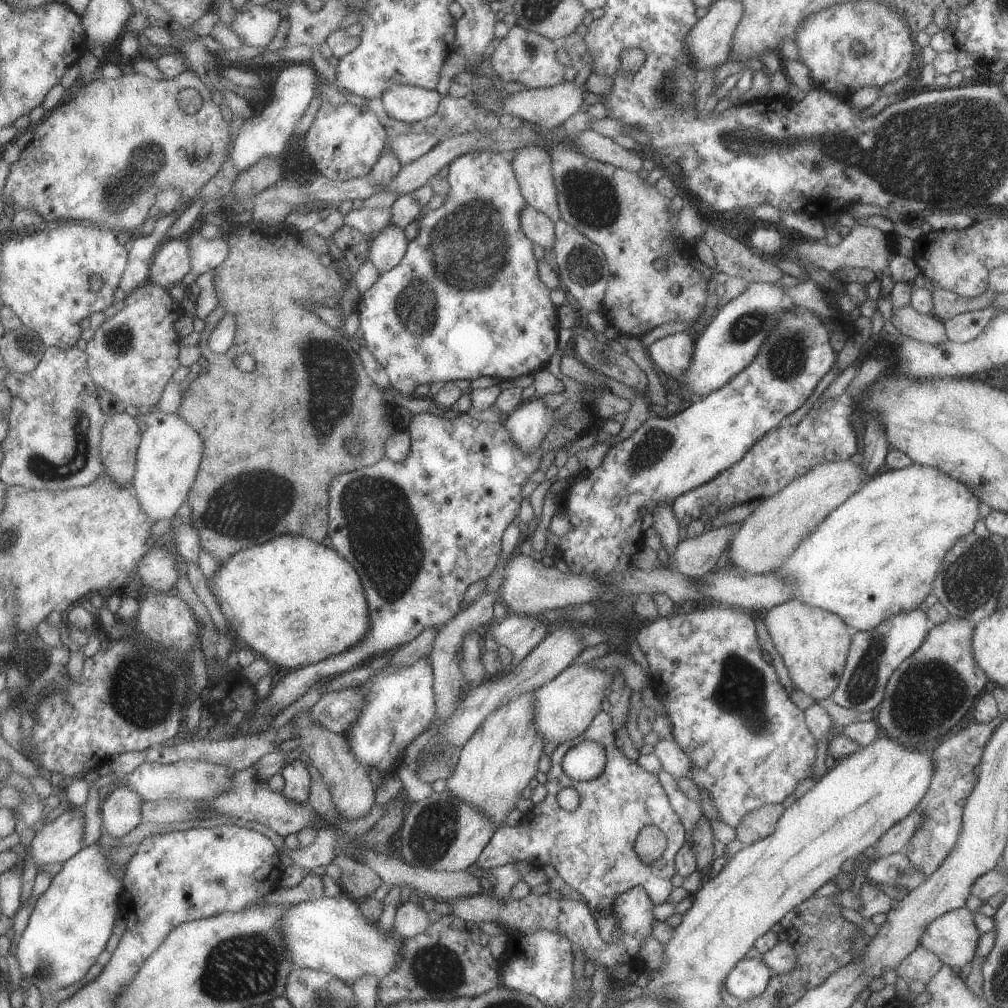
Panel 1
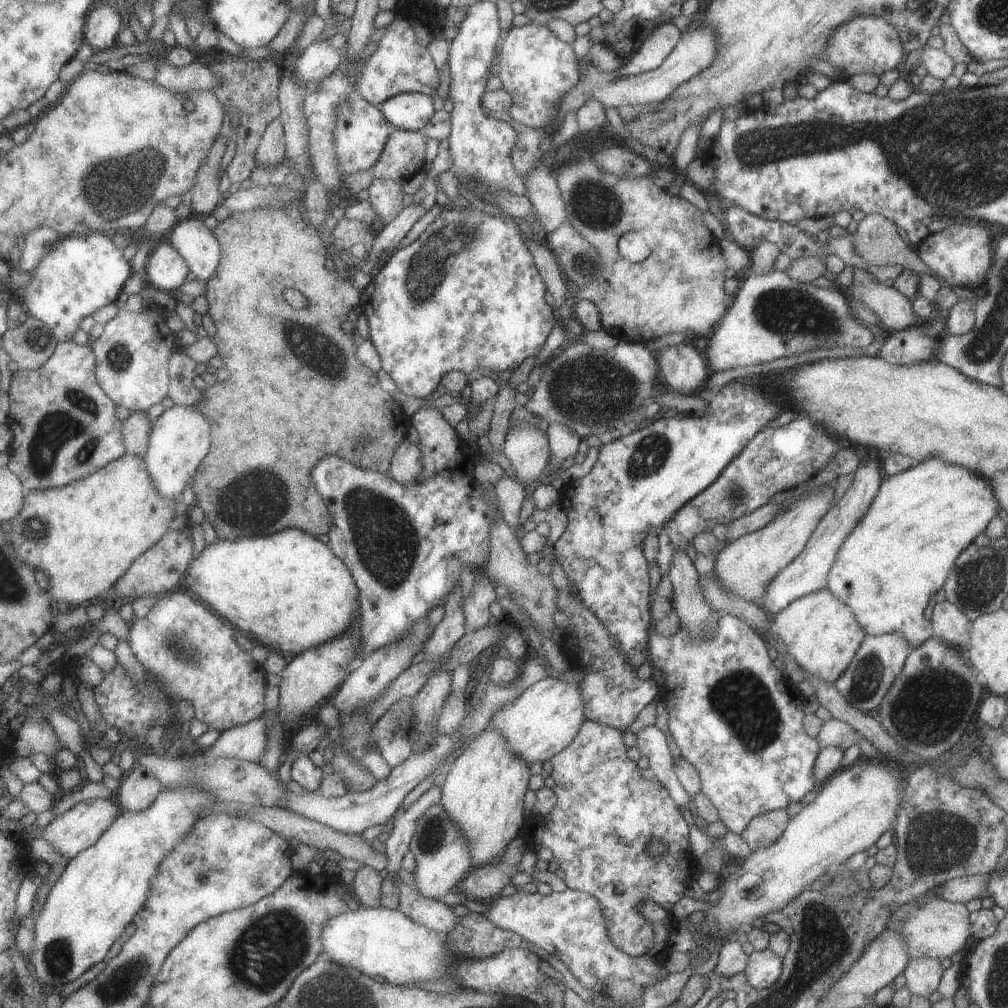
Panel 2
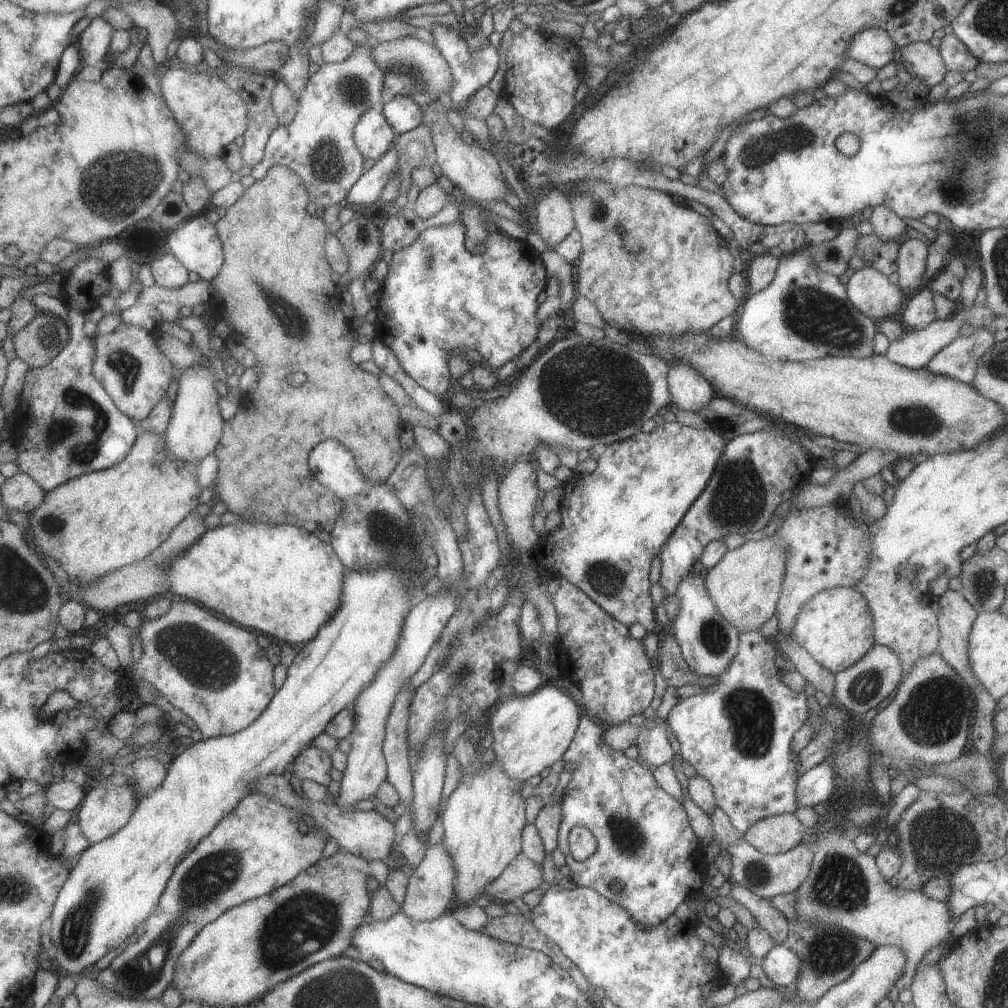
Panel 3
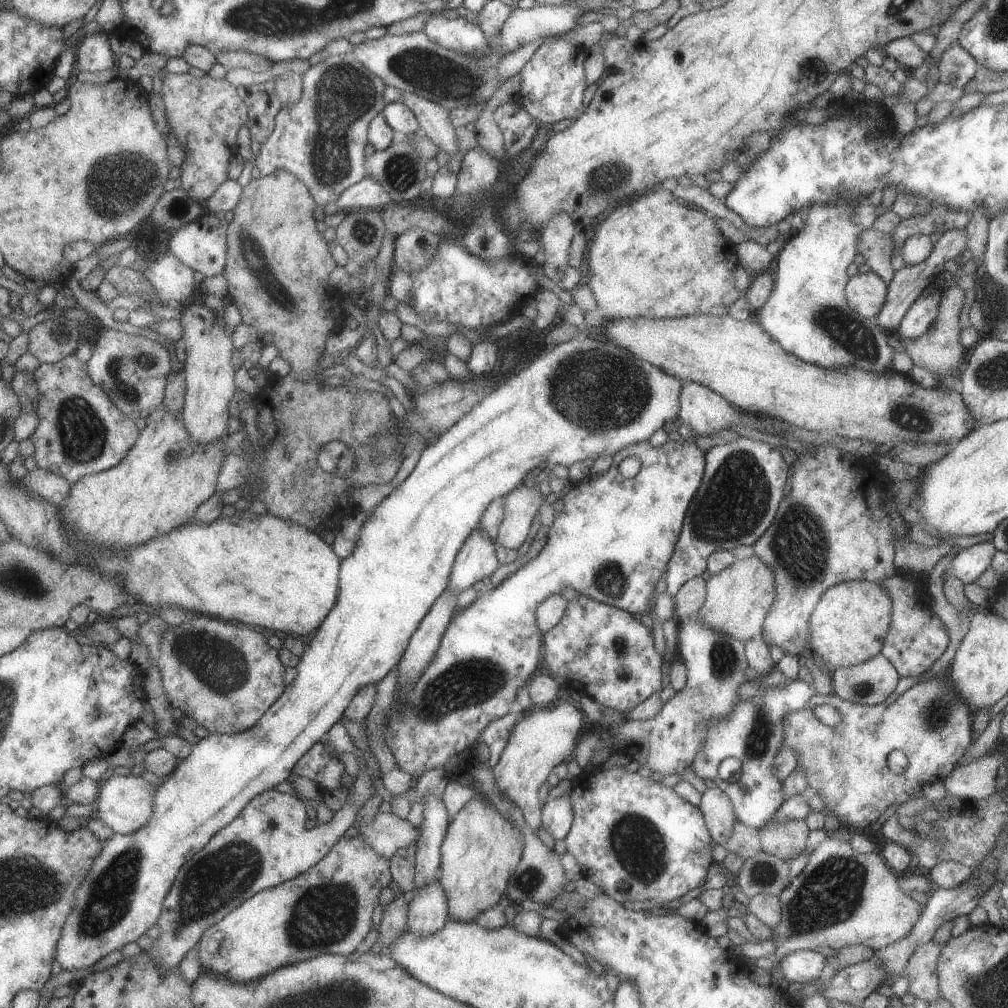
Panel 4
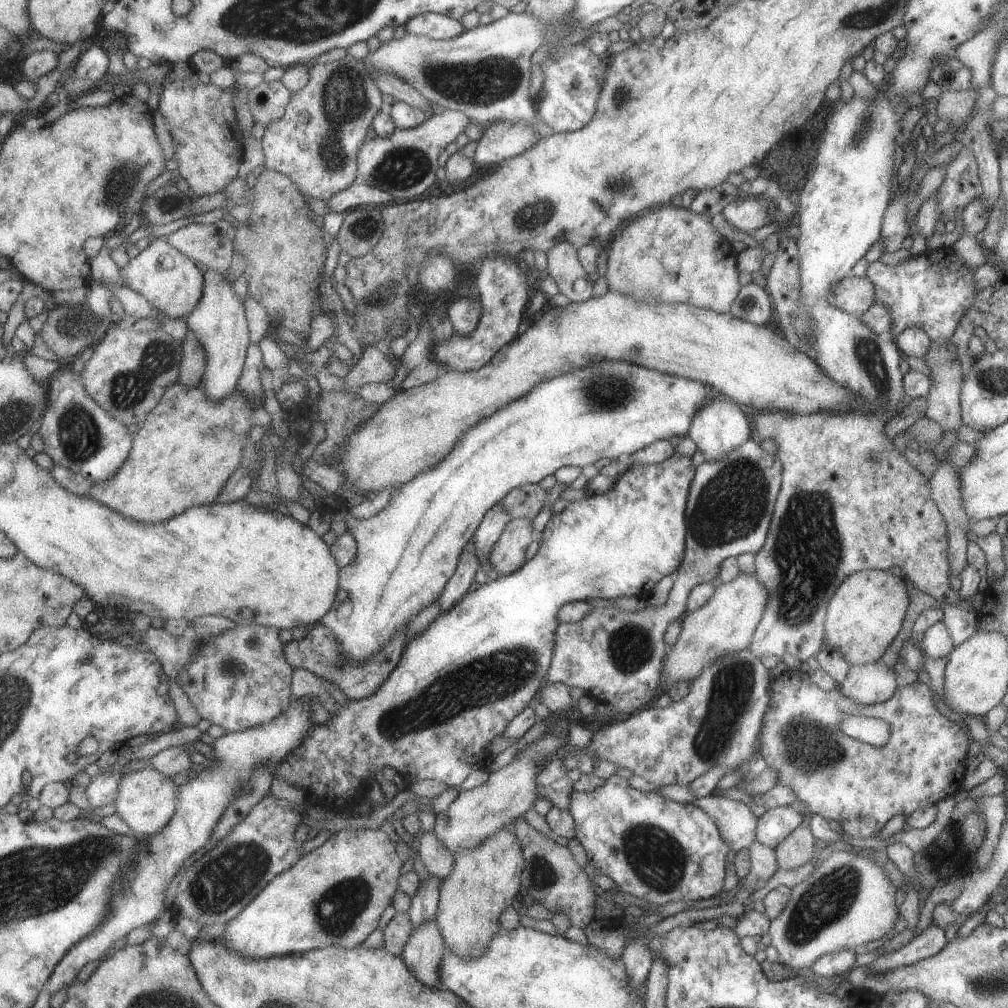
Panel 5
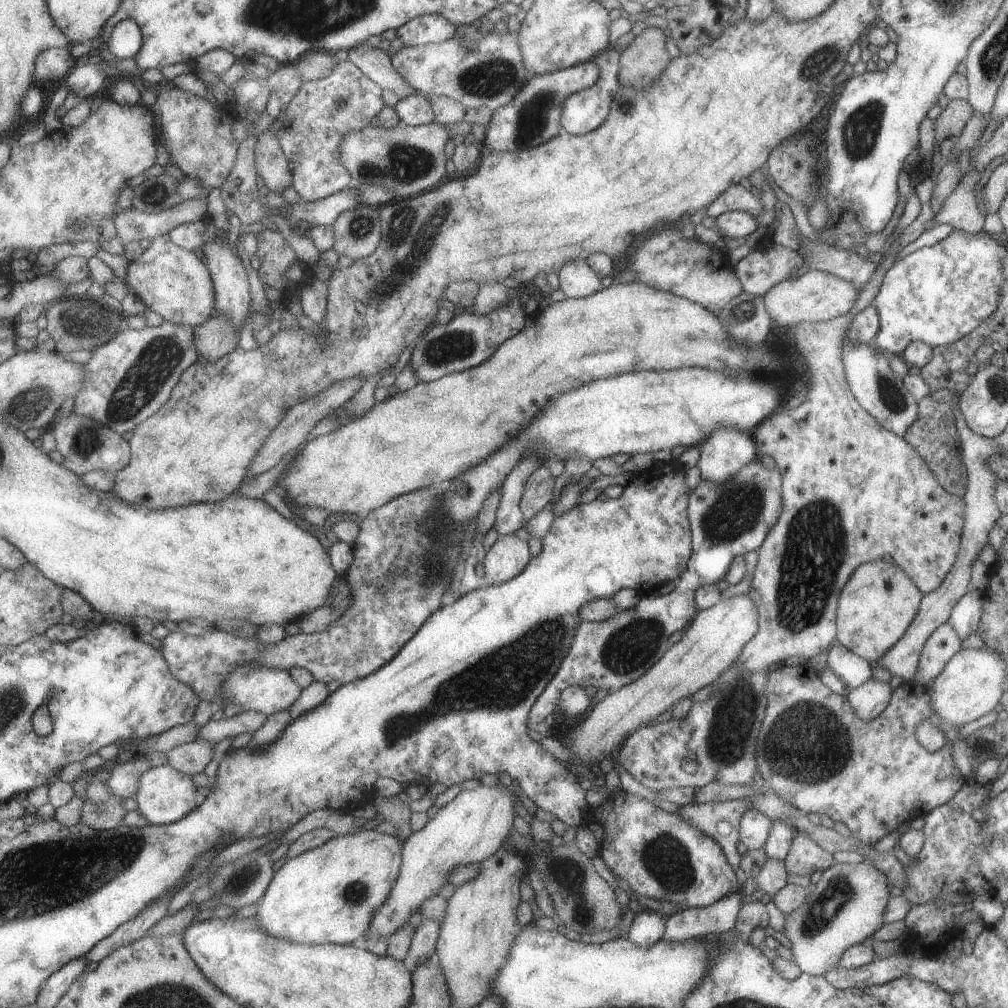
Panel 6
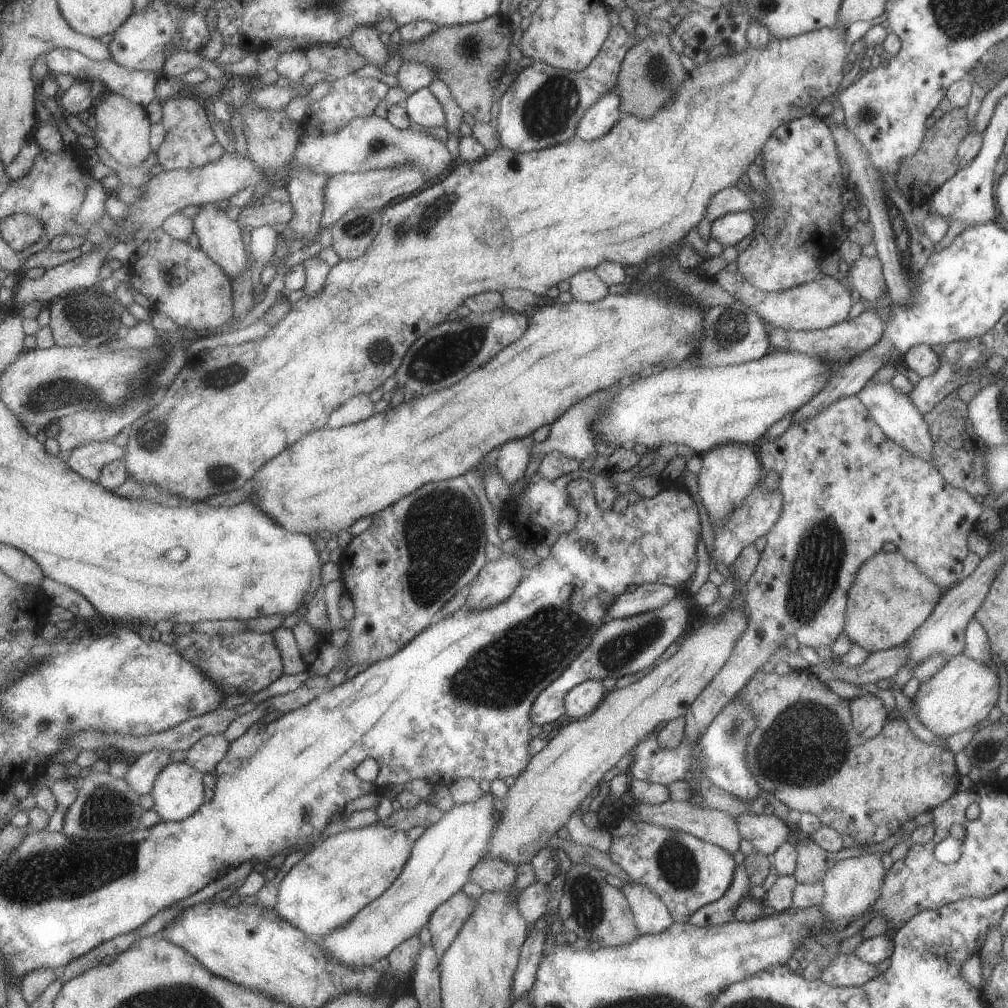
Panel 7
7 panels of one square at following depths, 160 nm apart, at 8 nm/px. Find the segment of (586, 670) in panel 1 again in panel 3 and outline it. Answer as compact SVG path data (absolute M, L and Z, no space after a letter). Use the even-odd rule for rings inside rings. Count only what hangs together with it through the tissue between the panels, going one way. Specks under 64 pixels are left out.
M547 683L531 694L502 695L487 716L499 764L511 778L525 784L529 776L538 775L543 768L563 757L574 739L581 711L569 694Z

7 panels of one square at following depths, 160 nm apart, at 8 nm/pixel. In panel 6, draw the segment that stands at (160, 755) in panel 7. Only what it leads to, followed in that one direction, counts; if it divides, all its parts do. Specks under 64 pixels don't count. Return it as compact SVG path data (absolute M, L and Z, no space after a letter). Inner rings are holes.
M145 756L126 763L118 761L112 768L107 784L112 791L123 798L135 798L139 792L143 775L151 768Z

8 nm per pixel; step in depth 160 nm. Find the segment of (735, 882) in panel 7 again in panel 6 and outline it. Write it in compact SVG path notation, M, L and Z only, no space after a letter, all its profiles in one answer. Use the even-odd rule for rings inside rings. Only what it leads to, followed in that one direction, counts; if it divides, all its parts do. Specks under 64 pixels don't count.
M742 890L727 893L706 907L689 907L668 916L663 939L679 941L703 935L724 933L733 930Z

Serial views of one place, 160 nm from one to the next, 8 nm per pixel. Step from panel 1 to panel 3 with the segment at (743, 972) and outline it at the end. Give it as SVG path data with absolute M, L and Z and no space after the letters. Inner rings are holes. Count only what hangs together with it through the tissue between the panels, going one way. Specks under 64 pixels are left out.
M785 944L774 945L757 963L777 988L787 989L799 976L799 959Z

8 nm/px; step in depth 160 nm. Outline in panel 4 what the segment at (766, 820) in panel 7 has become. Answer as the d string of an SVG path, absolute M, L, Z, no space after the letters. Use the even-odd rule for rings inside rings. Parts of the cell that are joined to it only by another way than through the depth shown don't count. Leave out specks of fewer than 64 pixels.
M708 788L700 795L697 806L702 812L705 826L715 844L724 846L732 835L735 824L735 811L732 809L728 796L718 788Z

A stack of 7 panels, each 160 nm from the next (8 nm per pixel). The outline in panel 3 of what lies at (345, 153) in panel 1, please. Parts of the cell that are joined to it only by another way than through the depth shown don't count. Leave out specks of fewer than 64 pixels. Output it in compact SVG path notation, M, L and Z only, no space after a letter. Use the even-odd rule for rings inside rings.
M367 110L355 126L355 142L363 156L379 161L392 148L399 134L382 112Z

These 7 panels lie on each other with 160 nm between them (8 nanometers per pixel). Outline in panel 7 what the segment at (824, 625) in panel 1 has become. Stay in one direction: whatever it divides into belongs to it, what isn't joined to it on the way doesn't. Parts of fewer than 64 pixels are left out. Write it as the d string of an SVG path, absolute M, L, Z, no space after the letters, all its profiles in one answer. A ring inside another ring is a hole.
M879 551L858 568L848 590L843 632L868 654L903 646L932 613L943 591L899 551Z

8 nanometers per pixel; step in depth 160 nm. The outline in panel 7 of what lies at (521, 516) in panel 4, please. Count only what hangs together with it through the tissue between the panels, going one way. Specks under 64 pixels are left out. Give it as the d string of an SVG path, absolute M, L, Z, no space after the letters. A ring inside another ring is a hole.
M505 554L497 561L488 562L472 585L468 599L472 610L484 611L507 601L523 582L524 570L517 558Z

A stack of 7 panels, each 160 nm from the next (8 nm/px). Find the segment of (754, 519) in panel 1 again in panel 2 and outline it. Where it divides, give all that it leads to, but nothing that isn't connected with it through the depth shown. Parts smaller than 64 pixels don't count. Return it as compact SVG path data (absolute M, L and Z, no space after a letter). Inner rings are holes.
M831 485L819 487L819 492L811 492L805 498L787 504L785 508L771 518L765 526L745 534L725 546L719 548L715 557L715 568L712 576L719 578L719 586L727 592L737 594L738 598L758 604L765 596L765 586L773 580L773 576L782 570L805 548L807 540L815 531L821 517L823 517L834 498L834 488Z

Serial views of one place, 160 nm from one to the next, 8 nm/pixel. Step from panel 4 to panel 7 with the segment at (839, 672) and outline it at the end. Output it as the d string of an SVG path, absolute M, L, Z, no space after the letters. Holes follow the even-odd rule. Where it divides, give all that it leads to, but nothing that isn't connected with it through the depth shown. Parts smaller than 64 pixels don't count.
M870 693L850 701L850 715L854 730L866 739L872 739L890 716L883 709L881 699Z

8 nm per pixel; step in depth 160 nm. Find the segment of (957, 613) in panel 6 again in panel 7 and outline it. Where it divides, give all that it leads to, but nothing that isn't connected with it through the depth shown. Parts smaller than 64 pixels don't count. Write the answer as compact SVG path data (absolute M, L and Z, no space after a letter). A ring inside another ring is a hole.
M973 618L967 623L964 632L964 647L961 654L968 659L983 663L997 674L997 660L990 651L985 629Z

